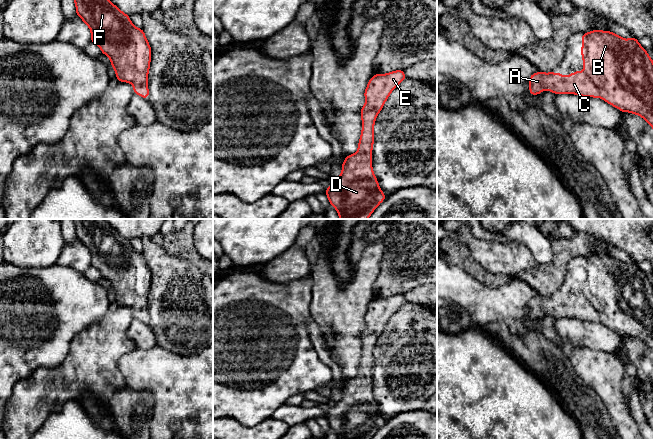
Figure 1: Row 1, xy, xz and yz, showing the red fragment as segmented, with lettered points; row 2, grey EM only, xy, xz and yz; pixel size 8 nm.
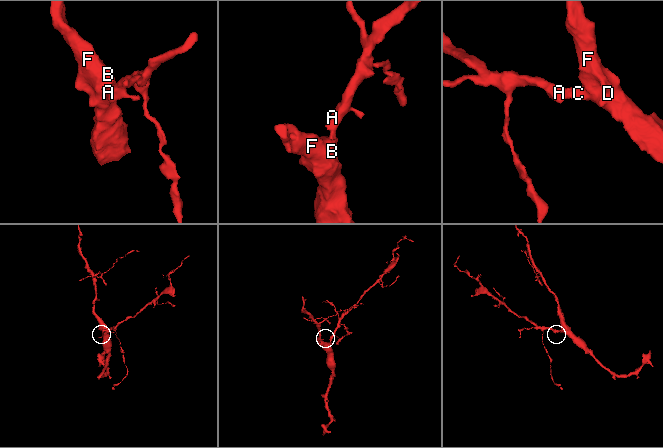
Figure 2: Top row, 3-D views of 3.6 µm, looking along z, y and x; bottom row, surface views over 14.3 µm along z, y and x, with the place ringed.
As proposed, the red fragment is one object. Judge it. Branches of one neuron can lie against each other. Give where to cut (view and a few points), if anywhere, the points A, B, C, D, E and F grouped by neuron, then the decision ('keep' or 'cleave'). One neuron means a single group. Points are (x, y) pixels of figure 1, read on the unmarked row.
no cut | A B C D E F | keep

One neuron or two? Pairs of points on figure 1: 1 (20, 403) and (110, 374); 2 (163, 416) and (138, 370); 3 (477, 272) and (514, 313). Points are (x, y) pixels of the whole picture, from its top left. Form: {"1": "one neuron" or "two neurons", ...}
{"1": "one neuron", "2": "one neuron", "3": "two neurons"}

